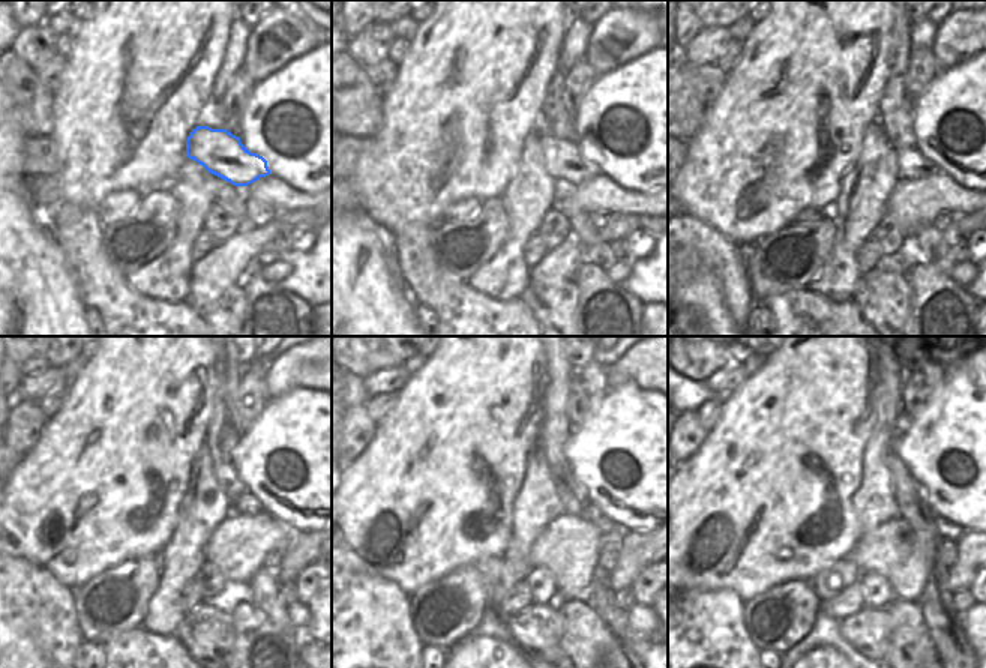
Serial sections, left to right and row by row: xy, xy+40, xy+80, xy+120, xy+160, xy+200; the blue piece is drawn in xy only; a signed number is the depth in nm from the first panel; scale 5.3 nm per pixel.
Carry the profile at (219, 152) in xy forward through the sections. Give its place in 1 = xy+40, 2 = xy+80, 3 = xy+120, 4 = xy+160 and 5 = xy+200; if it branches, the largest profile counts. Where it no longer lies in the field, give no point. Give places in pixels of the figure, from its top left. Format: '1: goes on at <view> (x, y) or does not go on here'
1: goes on at xy+40 (565, 161)
2: goes on at xy+80 (911, 165)
3: goes on at xy+120 (246, 503)
4: goes on at xy+160 (607, 526)
5: goes on at xy+200 (947, 530)

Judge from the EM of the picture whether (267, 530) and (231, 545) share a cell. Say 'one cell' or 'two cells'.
one cell

